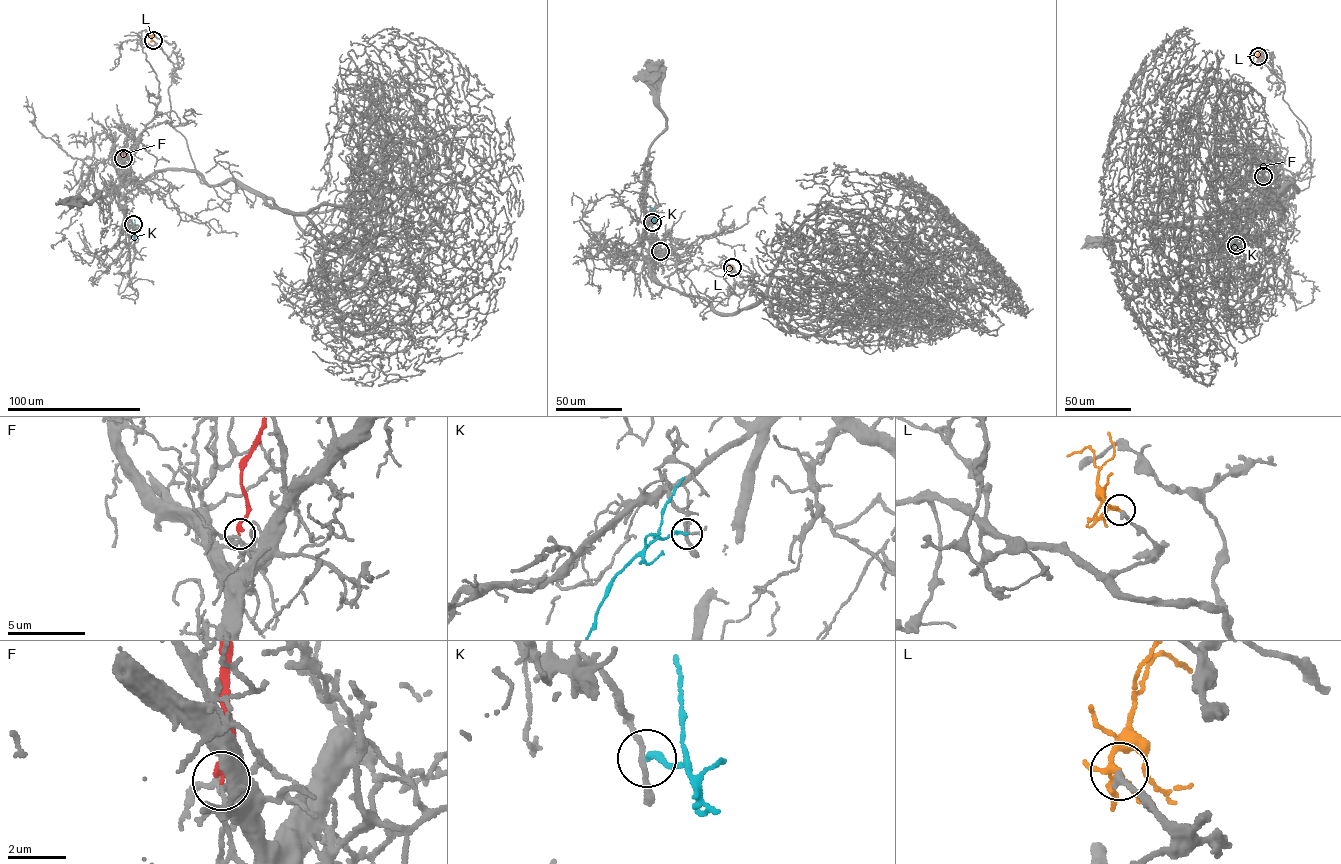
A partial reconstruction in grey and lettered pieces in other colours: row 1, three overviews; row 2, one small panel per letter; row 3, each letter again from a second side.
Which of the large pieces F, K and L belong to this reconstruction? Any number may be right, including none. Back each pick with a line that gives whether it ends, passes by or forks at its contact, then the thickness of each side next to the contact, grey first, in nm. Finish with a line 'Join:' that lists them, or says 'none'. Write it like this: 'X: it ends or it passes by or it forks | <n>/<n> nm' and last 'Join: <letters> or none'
Join: none

